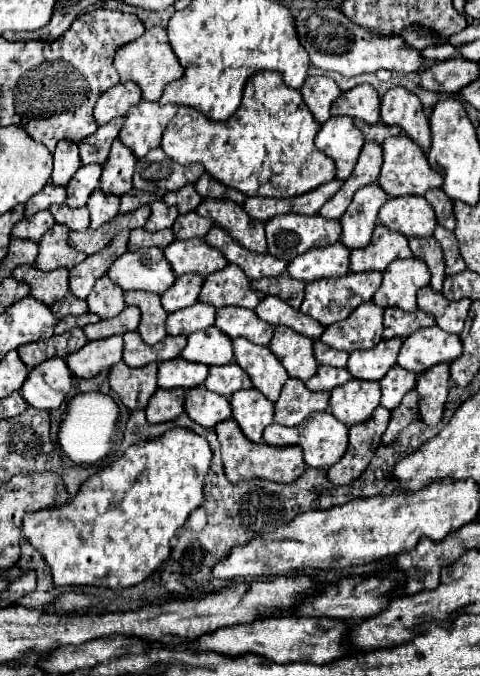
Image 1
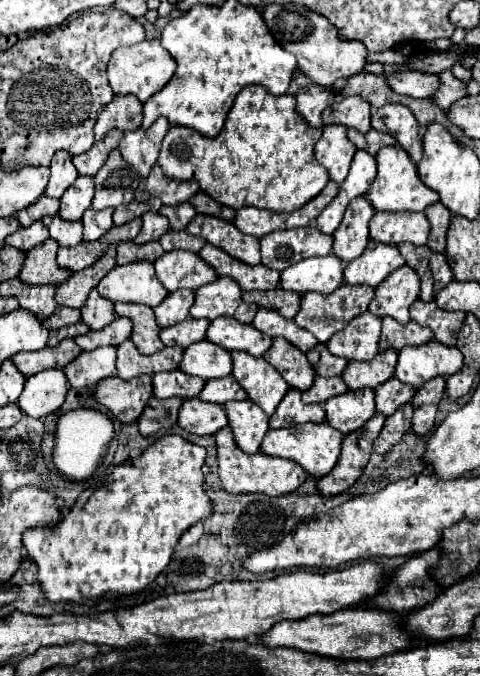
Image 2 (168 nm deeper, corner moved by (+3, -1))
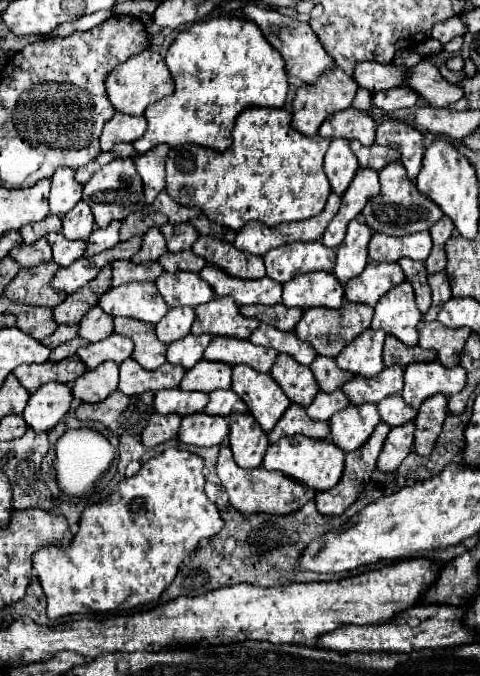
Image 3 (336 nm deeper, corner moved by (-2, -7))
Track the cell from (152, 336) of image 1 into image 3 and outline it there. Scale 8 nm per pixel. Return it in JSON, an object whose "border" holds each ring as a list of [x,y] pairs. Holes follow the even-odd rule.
{"border":[[[114,318],[114,332],[134,340],[132,358],[146,370],[154,370],[166,362],[166,344],[156,336],[152,324],[136,318]]]}

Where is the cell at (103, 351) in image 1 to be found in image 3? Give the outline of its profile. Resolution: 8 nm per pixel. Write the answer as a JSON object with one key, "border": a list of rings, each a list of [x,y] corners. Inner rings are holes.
{"border":[[[102,362],[94,370],[86,370],[76,382],[72,384],[72,394],[76,400],[82,402],[102,402],[118,388],[118,364],[116,362]]]}

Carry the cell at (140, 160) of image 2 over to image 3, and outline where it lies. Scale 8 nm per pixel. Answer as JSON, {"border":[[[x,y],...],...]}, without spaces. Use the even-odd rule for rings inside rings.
{"border":[[[154,146],[154,150],[134,156],[134,166],[136,166],[136,170],[138,170],[138,174],[140,174],[142,182],[144,182],[146,204],[154,202],[158,192],[166,188],[164,162],[166,162],[168,150],[170,148],[166,148],[166,146]]]}

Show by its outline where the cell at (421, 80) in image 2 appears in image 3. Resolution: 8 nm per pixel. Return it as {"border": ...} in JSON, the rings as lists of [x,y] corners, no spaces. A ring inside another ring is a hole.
{"border":[[[400,86],[384,92],[376,92],[372,96],[372,104],[378,106],[384,112],[396,112],[402,108],[410,108],[418,102],[418,92],[414,92],[410,86]]]}

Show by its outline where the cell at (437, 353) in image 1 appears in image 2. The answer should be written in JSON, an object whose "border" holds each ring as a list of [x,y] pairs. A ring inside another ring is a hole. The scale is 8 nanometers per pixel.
{"border":[[[437,340],[417,348],[403,348],[399,352],[399,362],[395,378],[411,388],[421,388],[425,382],[437,376],[453,376],[463,366],[463,356],[457,348],[447,348]]]}

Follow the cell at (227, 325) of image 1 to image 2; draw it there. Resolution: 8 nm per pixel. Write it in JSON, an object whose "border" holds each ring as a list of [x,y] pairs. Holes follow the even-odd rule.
{"border":[[[213,320],[207,330],[207,340],[225,350],[243,350],[251,356],[265,356],[271,348],[271,338],[257,332],[251,324],[237,324],[237,320]]]}

